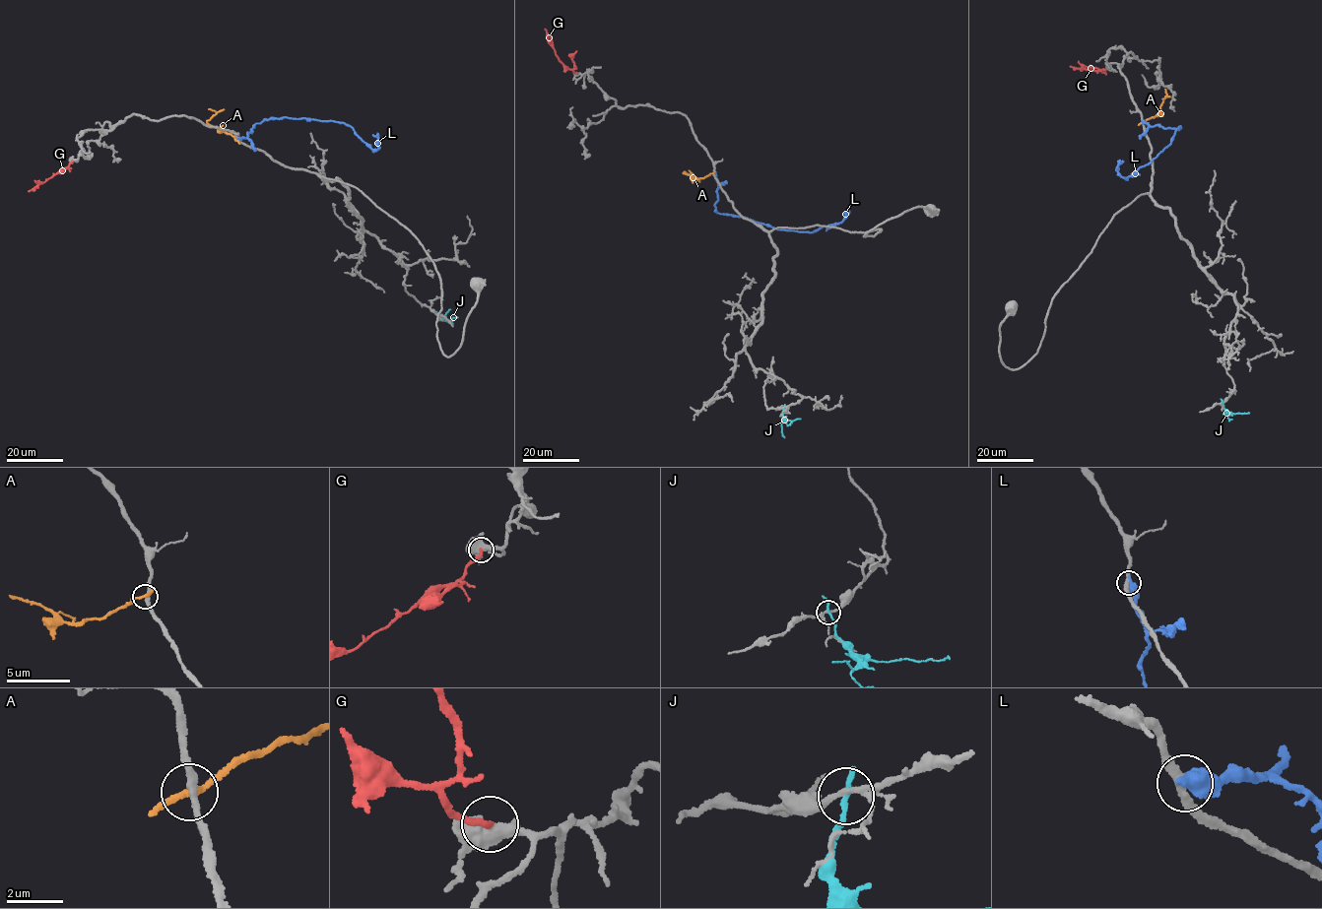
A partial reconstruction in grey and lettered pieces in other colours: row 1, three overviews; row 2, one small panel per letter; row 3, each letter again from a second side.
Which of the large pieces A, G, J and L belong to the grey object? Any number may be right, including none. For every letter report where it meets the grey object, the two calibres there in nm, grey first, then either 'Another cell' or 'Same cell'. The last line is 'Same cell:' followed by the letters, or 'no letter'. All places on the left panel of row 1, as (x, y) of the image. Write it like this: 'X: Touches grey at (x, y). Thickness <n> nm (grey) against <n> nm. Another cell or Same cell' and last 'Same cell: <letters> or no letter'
A: Touches grey at (237, 140). Thickness 280 nm (grey) against 200 nm. Another cell
G: Touches grey at (72, 160). Thickness 500 nm (grey) against 260 nm. Another cell
J: Touches grey at (437, 314). Thickness 160 nm (grey) against 150 nm. Another cell
L: Touches grey at (237, 138). Thickness 280 nm (grey) against 600 nm. Another cell
Same cell: no letter

